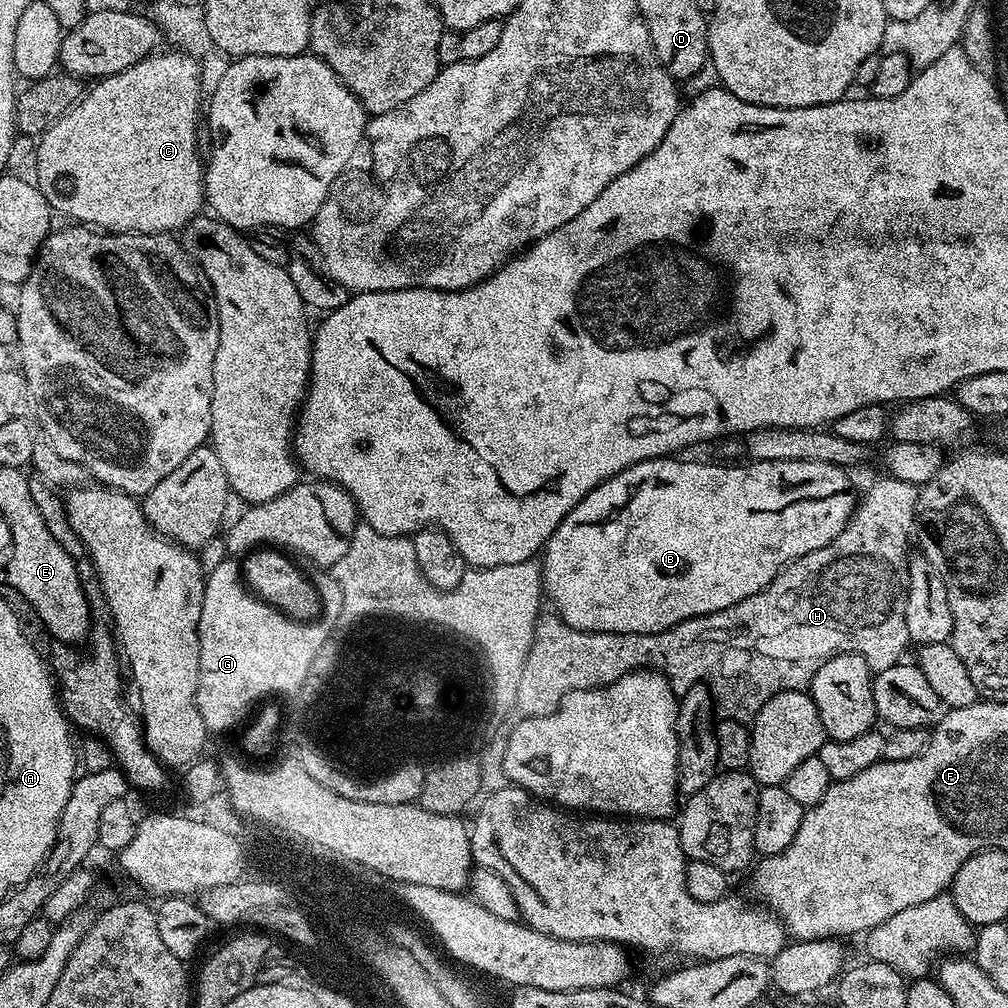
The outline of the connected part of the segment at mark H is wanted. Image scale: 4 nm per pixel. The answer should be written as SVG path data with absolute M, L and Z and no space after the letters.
M885 475L883 479L878 481L877 484L870 485L868 493L859 497L856 511L849 518L848 525L844 527L842 534L838 534L838 538L834 538L834 542L822 546L822 550L814 550L802 558L790 561L758 594L750 594L750 598L742 598L742 602L738 602L721 612L715 612L709 616L694 616L690 620L683 620L681 624L666 629L665 632L657 632L654 636L618 634L617 632L583 632L577 628L572 628L562 618L560 621L554 622L554 614L541 615L540 618L544 621L544 624L540 624L540 640L535 639L536 648L532 648L532 660L528 660L528 672L524 672L524 680L520 680L520 708L528 708L528 712L538 712L541 716L545 716L553 712L571 692L586 690L587 688L603 688L606 684L615 684L616 680L622 678L627 672L651 666L653 669L663 672L676 686L680 686L680 684L691 686L705 680L712 693L715 711L723 719L748 722L758 714L758 710L762 710L762 706L766 702L770 702L770 698L774 698L774 694L794 690L795 688L807 689L812 683L818 666L822 666L822 662L826 662L832 656L837 656L843 652L857 652L872 667L873 673L890 670L890 666L901 663L903 656L900 655L903 654L904 647L909 647L910 644L908 631L906 630L908 561L910 559L908 535L911 532L913 535L914 525L917 523L916 503L920 497L920 488L915 484L902 482L898 478L889 475Z

